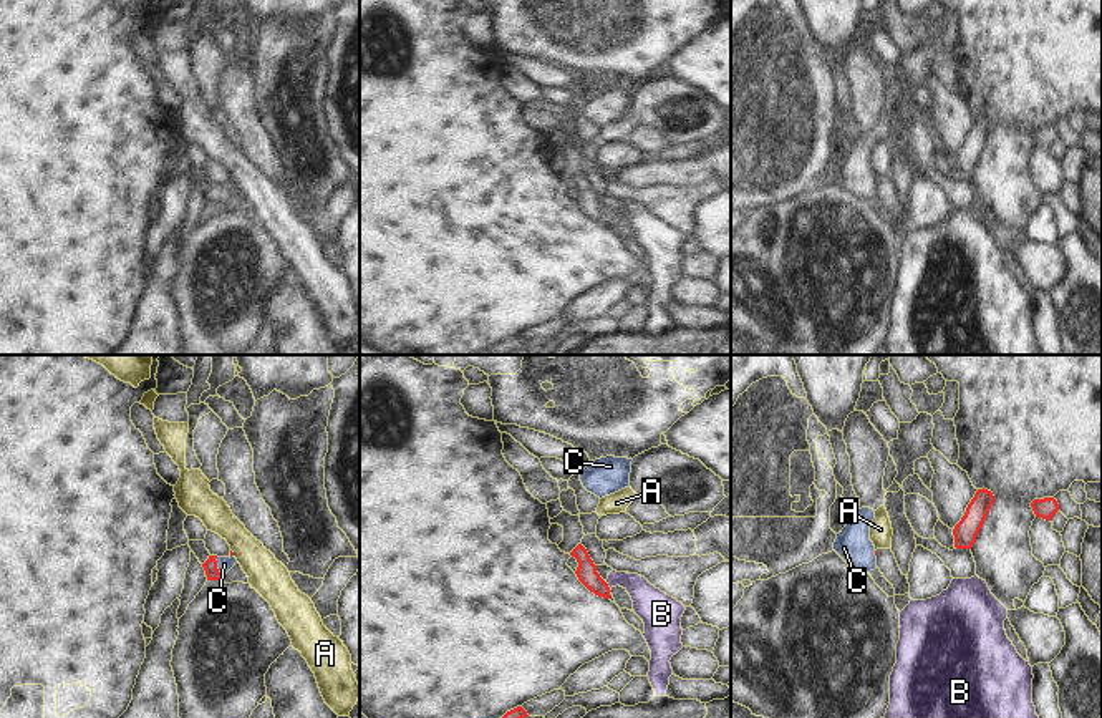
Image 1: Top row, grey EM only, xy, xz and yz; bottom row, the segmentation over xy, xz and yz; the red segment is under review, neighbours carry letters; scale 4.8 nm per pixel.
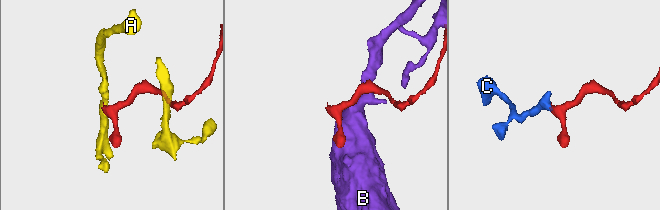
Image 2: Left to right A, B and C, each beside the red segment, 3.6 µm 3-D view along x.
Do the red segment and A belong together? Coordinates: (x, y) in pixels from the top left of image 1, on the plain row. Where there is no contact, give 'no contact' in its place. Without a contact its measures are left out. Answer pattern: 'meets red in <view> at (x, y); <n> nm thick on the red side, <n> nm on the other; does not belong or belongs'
meets red in xy at (232, 181); 20 nm thick on the red side, 180 nm on the other; does not belong

